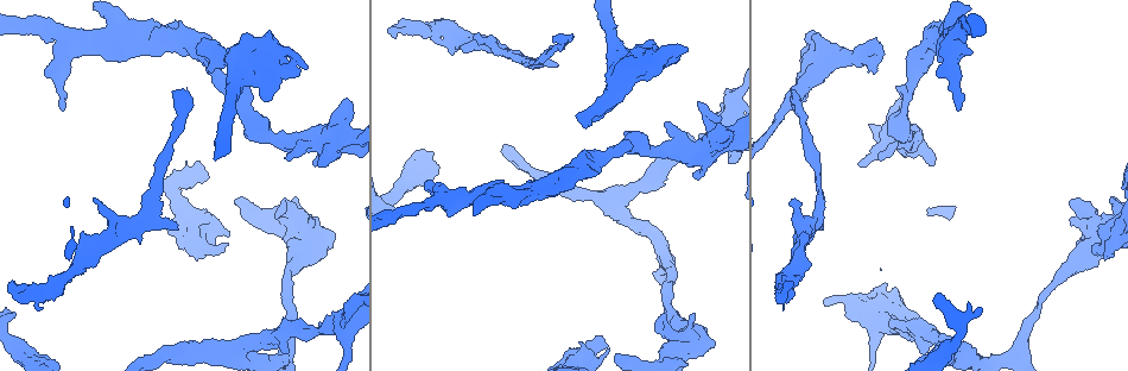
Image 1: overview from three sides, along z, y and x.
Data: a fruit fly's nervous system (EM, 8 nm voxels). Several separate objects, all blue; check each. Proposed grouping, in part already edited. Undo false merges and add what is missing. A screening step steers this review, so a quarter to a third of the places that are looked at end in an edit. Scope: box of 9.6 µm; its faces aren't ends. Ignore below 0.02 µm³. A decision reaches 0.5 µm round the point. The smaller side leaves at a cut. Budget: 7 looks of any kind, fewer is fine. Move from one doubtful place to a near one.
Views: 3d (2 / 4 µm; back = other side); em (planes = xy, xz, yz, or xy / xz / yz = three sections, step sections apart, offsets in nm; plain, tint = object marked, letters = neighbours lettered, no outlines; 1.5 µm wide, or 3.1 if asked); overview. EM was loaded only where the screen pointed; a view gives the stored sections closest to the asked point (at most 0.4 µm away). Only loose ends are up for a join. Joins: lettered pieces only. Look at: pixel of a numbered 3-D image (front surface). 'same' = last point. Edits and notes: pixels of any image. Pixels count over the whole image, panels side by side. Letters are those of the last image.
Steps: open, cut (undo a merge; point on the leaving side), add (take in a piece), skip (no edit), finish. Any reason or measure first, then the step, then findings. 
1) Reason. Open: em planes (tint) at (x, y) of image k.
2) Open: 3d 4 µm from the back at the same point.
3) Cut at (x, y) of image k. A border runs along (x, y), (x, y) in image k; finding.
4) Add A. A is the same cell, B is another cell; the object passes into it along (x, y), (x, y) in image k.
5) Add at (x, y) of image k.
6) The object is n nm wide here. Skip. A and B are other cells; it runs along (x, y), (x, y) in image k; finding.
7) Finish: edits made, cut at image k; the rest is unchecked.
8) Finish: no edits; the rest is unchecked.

Thick end. Open: 3d 4 µm at (701, 347) of image 1.

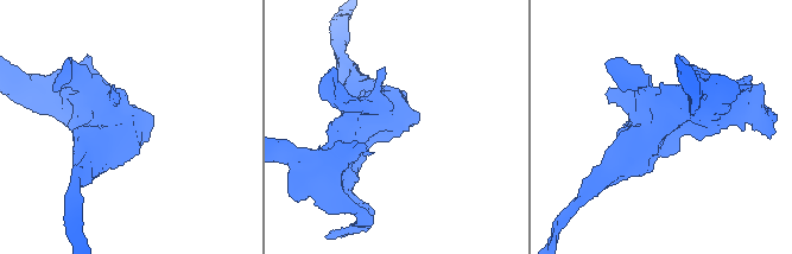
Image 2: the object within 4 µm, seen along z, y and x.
Open: em planes (plain) at (401, 127) of image 2.

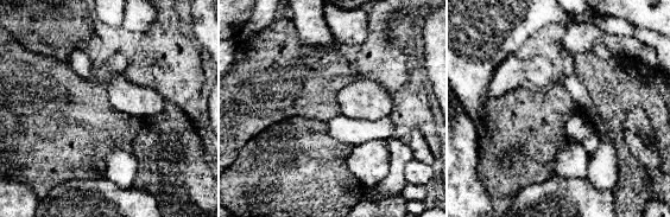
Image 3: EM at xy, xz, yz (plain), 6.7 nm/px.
Open: em planes (letters) at the same point.

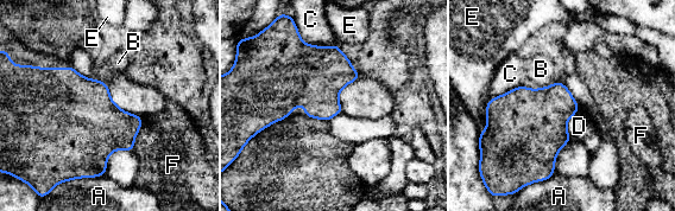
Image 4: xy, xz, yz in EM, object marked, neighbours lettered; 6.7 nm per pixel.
Skip. A, B, C, D, E and F are other cells; a border runs along (578, 112), (567, 121), (571, 138) in image 4; none of them fits.

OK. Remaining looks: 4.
Stops while still wide. Open: 3d 2 µm from the back at (729, 159) of image 1.

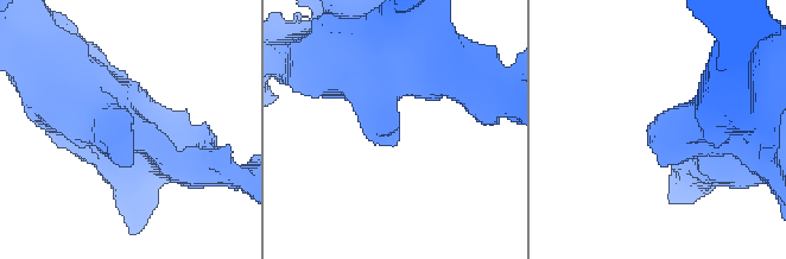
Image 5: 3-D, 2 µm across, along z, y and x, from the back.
Need the tissue. Open: em planes (letters) at (128, 158) of image 5.

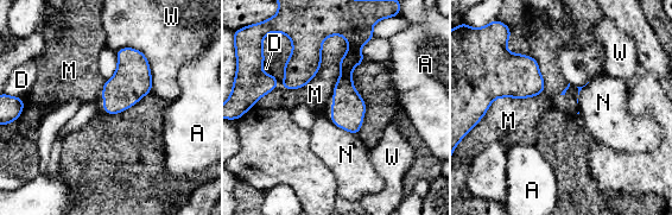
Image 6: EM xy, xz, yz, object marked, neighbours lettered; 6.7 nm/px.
Skip. A, D, M, N and W are other cells; a border runs along (347, 39), (281, 87) in image 6; no lettered piece goes on from it.

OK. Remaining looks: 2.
Calibre changes. Open: em planes (letters) at (645, 153) of image 1.

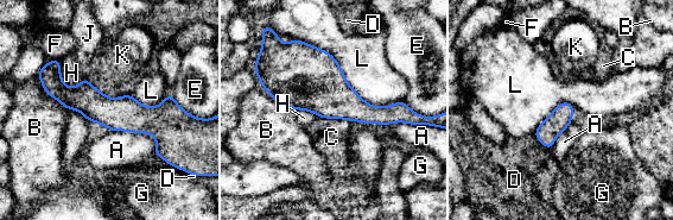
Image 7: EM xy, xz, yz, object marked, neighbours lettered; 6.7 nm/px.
Skip. A, B, C, D, E, F, G, H, J, K and L are other cells; it runs along (44, 76), (107, 112), (177, 117) in image 7; one neuron here.

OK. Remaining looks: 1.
Finish: no edits; the rest is unchecked.

